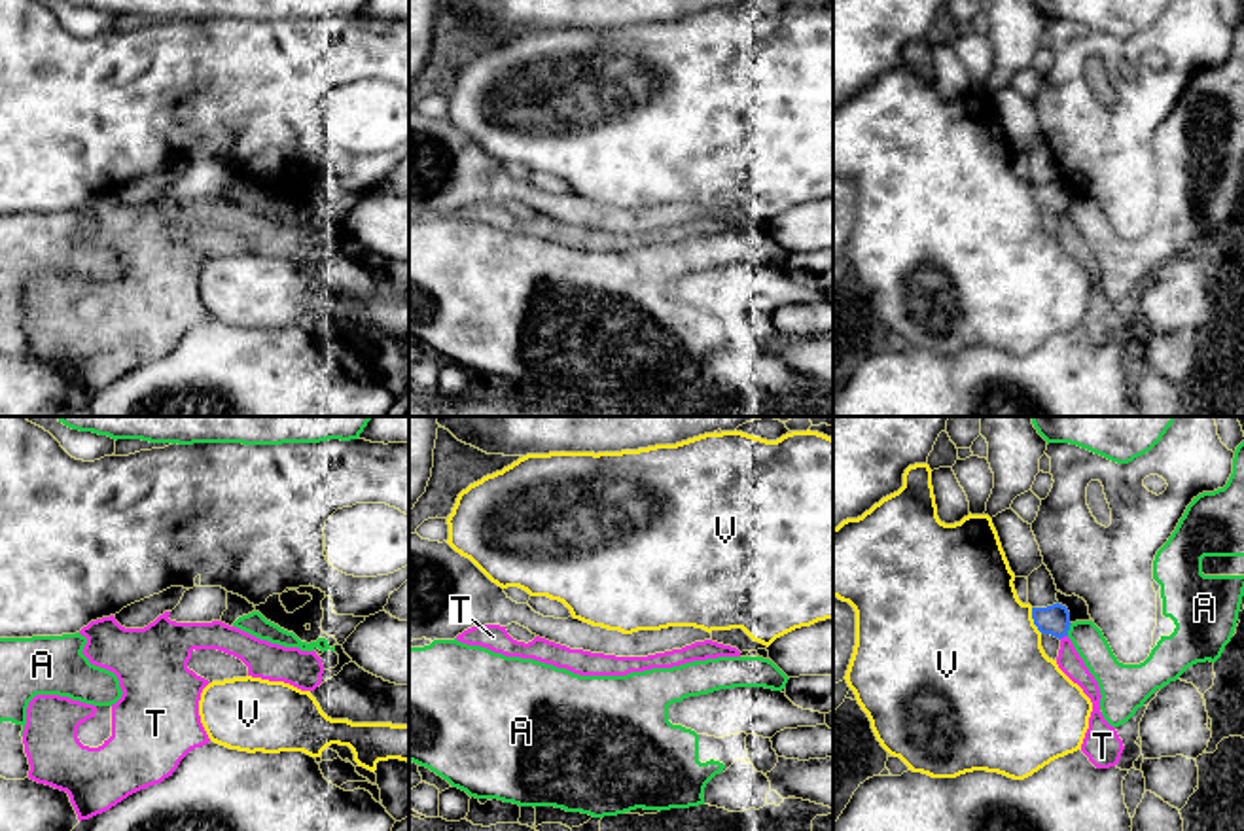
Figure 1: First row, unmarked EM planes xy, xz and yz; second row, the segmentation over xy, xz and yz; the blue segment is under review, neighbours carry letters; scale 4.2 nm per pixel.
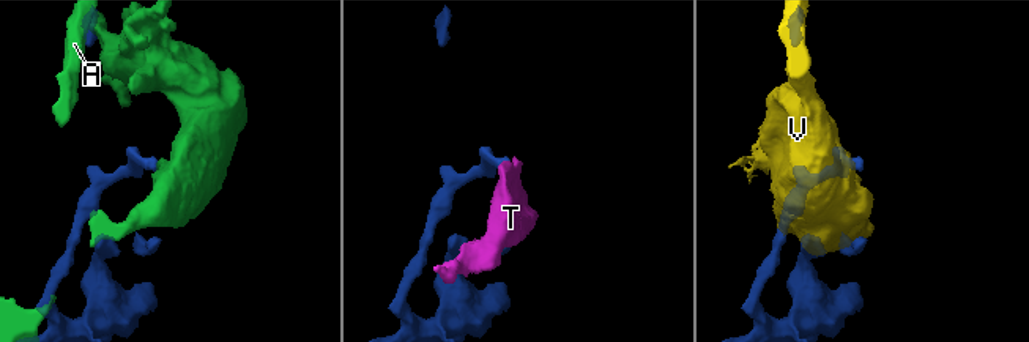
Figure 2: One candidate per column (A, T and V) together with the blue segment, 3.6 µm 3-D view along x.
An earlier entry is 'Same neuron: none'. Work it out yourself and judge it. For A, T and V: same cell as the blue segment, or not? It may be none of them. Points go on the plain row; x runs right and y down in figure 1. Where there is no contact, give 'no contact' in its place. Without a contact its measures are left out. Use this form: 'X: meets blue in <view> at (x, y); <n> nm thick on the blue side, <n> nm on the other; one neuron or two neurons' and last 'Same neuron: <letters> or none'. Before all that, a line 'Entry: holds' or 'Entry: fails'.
Entry: holds
A: meets blue in yz at (1068, 205); 130 nm thick on the blue side, 140 nm on the other; two neurons
T: meets blue in yz at (1063, 212); 130 nm thick on the blue side, 100 nm on the other; two neurons
V: meets blue in yz at (1034, 197); 130 nm thick on the blue side, 500 nm on the other; two neurons
Same neuron: none

